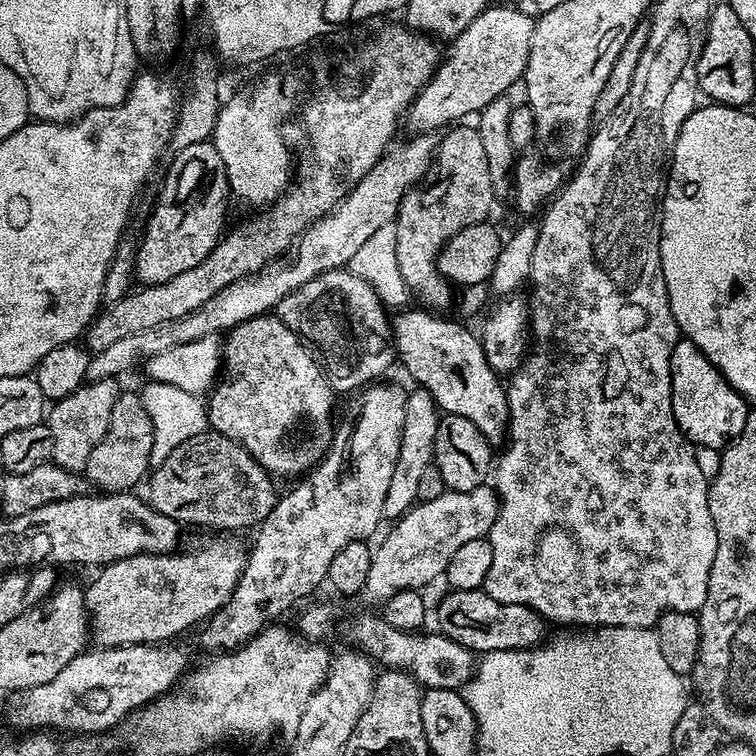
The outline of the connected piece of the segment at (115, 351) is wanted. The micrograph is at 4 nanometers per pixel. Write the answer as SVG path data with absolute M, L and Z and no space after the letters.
M416 134L410 139L412 140L402 145L401 148L393 147L385 152L383 158L366 174L366 178L362 178L362 182L358 182L358 186L354 186L354 190L350 190L347 198L334 211L327 212L323 218L314 221L300 235L294 245L296 257L293 258L292 264L273 262L262 271L254 272L250 276L245 276L243 280L218 290L218 294L214 294L210 298L210 302L202 302L202 306L198 306L198 310L190 310L190 314L182 314L182 318L174 318L170 322L158 322L158 326L150 326L138 334L129 334L127 338L118 338L118 342L106 346L106 350L95 353L89 359L87 379L101 380L107 376L120 378L123 377L123 372L128 372L135 366L136 360L146 362L154 354L162 354L162 350L170 350L174 346L182 346L186 342L198 342L198 338L227 334L234 326L238 326L250 318L271 313L276 305L282 302L282 298L286 298L286 294L306 286L306 282L310 282L310 278L318 278L318 274L326 274L336 268L344 268L350 262L350 258L353 258L354 254L361 249L361 245L365 244L366 239L385 224L395 221L402 198L428 175L428 167L432 165L432 158L436 154L437 137L432 134Z

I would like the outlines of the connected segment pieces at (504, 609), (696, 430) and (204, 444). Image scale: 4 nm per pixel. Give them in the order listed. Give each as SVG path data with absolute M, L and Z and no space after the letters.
M483 588L474 590L445 591L436 608L436 624L439 635L458 642L474 654L494 650L522 650L537 647L545 639L546 621L533 608L521 604L500 604L498 598L490 598Z
M680 338L672 345L668 375L672 377L672 420L689 445L723 449L749 423L749 405L744 397L725 383L723 376L689 340Z
M209 430L186 438L182 446L170 450L167 458L151 469L146 499L158 514L174 518L181 526L197 524L220 534L240 534L236 532L243 528L255 529L274 510L278 491L272 483L273 477L238 440Z

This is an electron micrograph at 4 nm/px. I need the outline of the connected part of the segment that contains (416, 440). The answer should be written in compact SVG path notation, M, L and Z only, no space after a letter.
M409 391L405 398L405 421L398 446L398 462L394 462L394 474L390 477L390 487L386 489L386 500L382 502L381 517L388 522L399 520L404 513L412 509L417 501L418 481L433 463L434 434L438 430L441 413L429 392L415 391Z

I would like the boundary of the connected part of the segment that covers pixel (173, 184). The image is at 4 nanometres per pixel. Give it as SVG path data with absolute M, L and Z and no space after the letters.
M208 140L187 146L177 151L172 157L172 165L164 176L164 185L156 196L156 205L152 208L152 217L144 224L144 237L135 245L134 276L141 285L170 282L170 278L178 278L186 270L194 270L214 250L216 243L222 239L225 231L224 203L230 200L226 166L222 166L222 158L218 150Z

